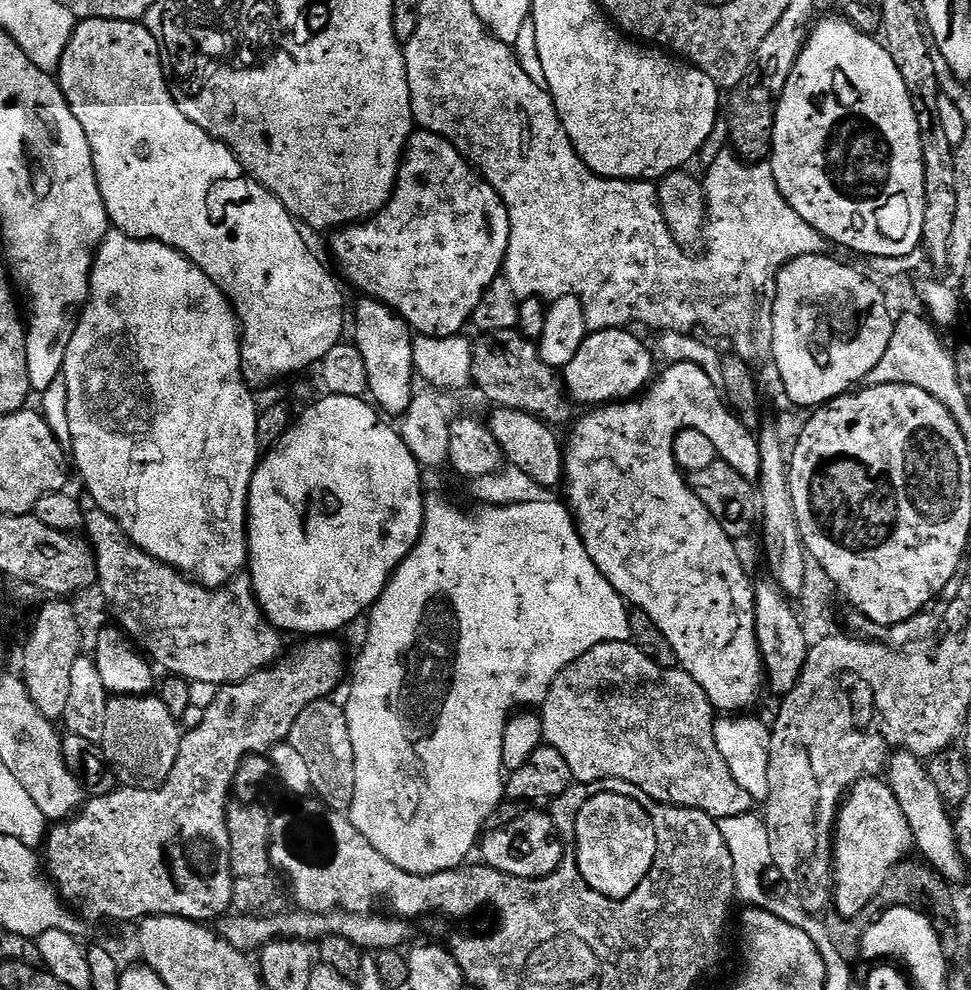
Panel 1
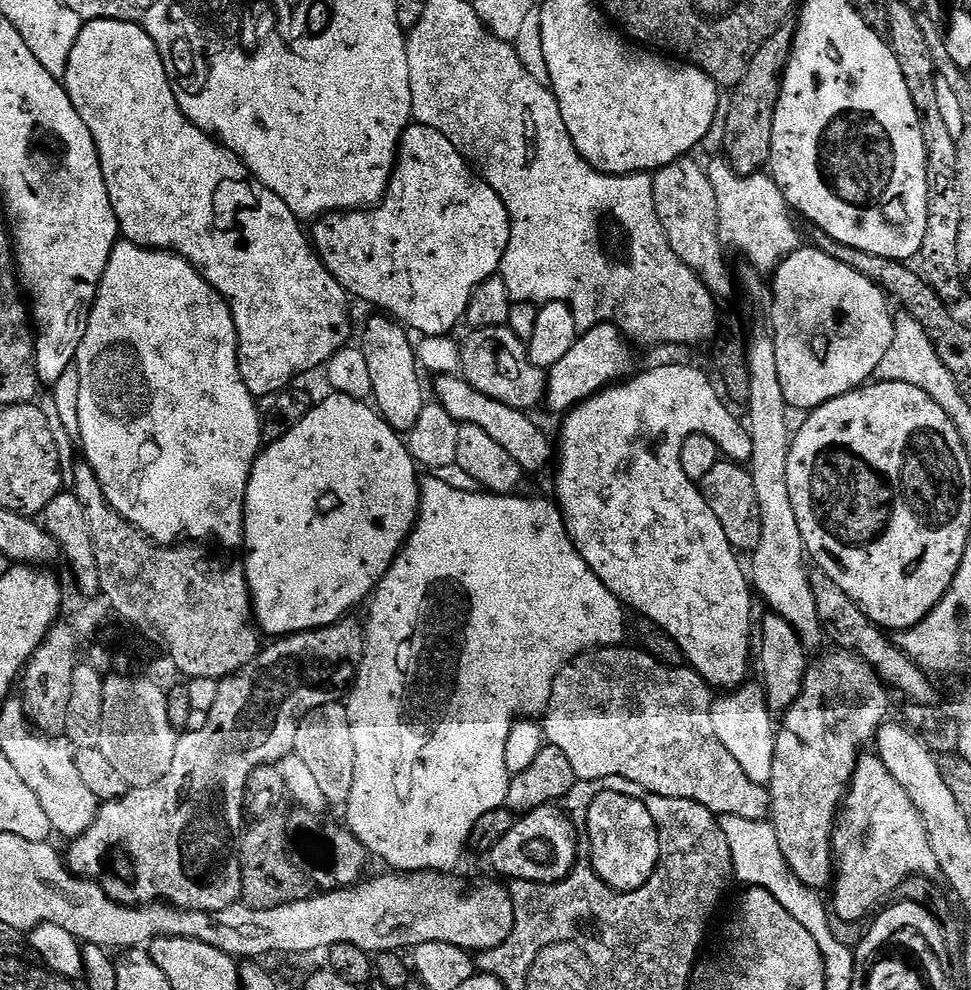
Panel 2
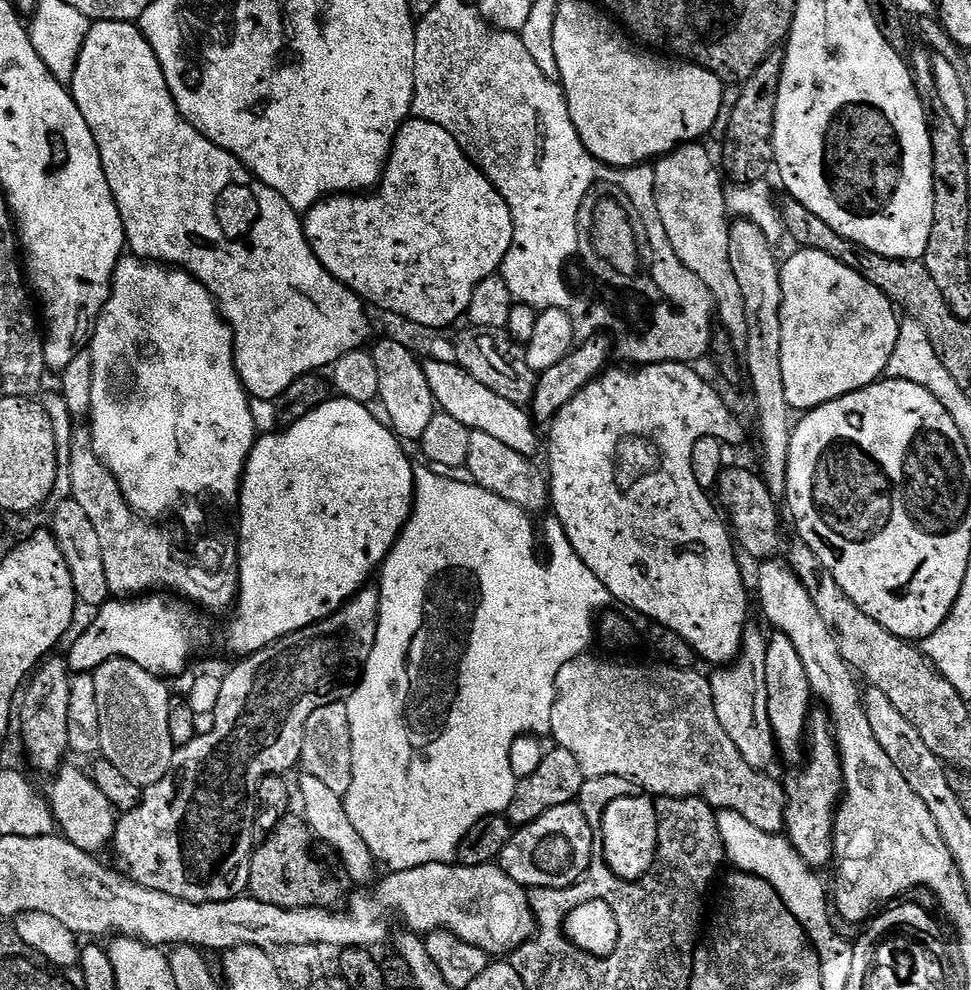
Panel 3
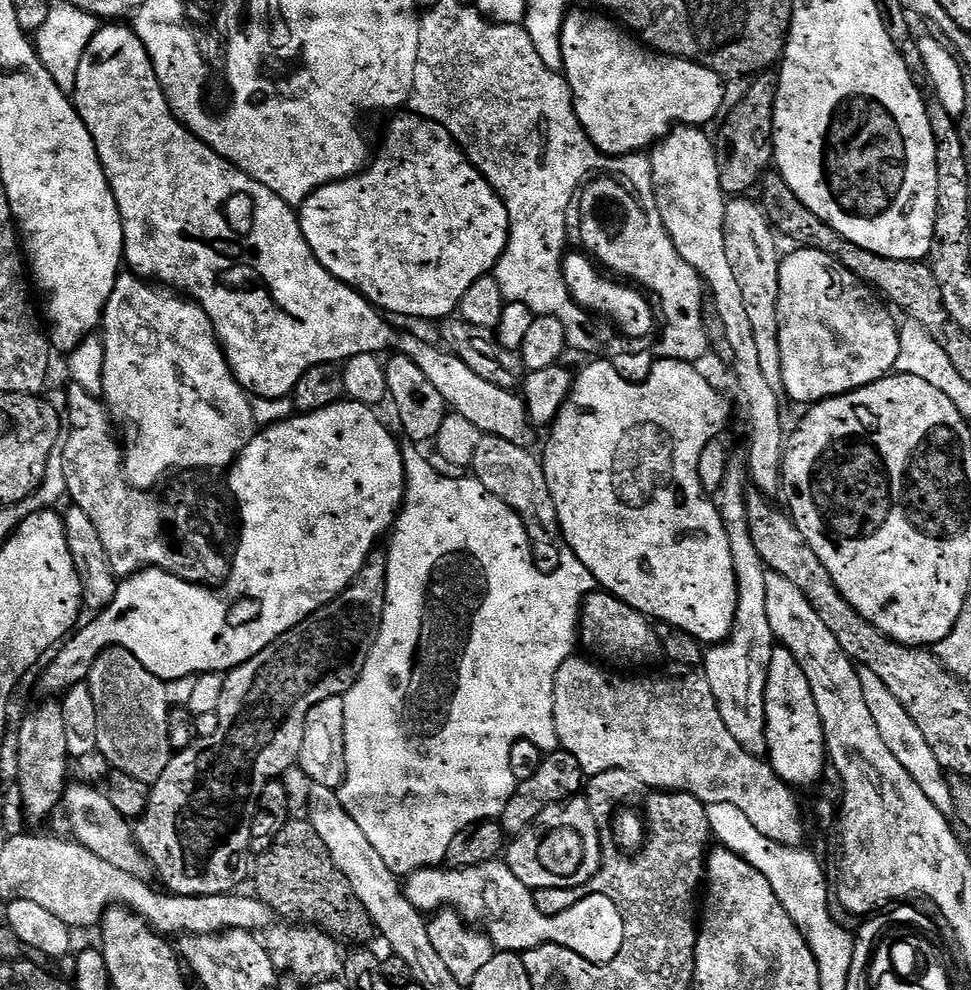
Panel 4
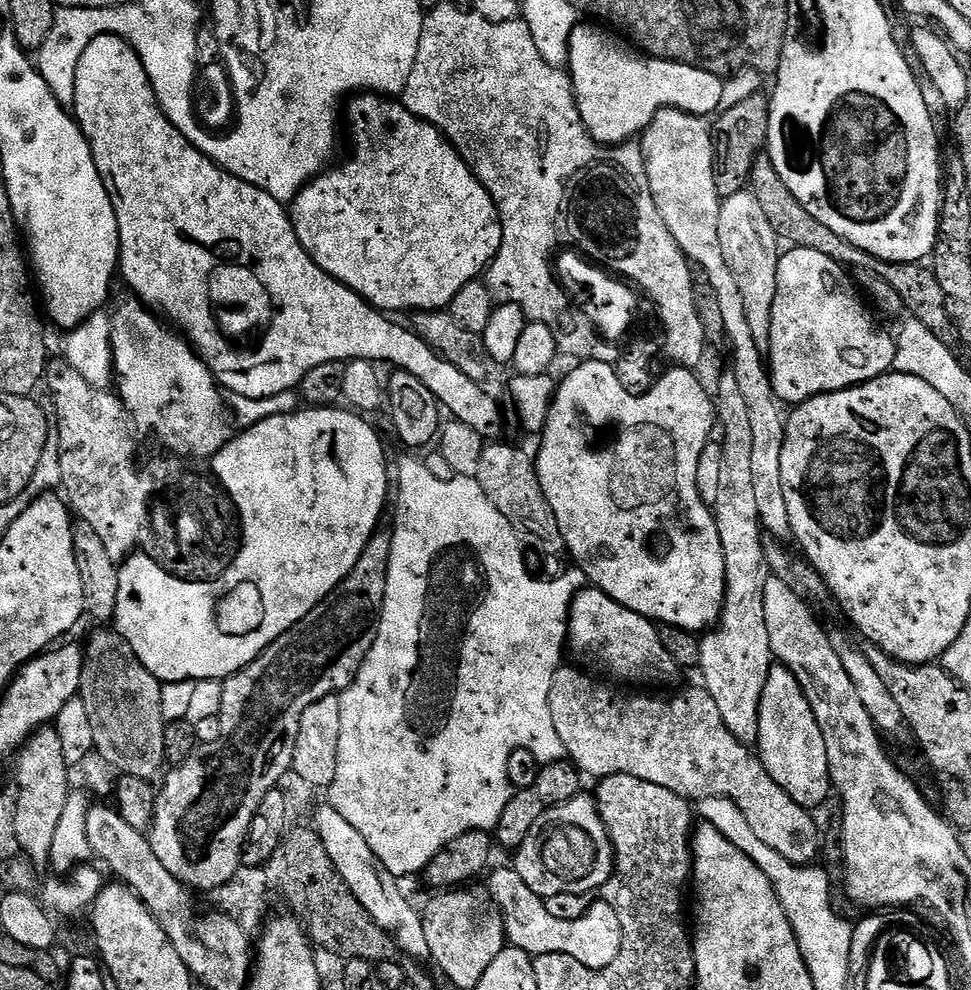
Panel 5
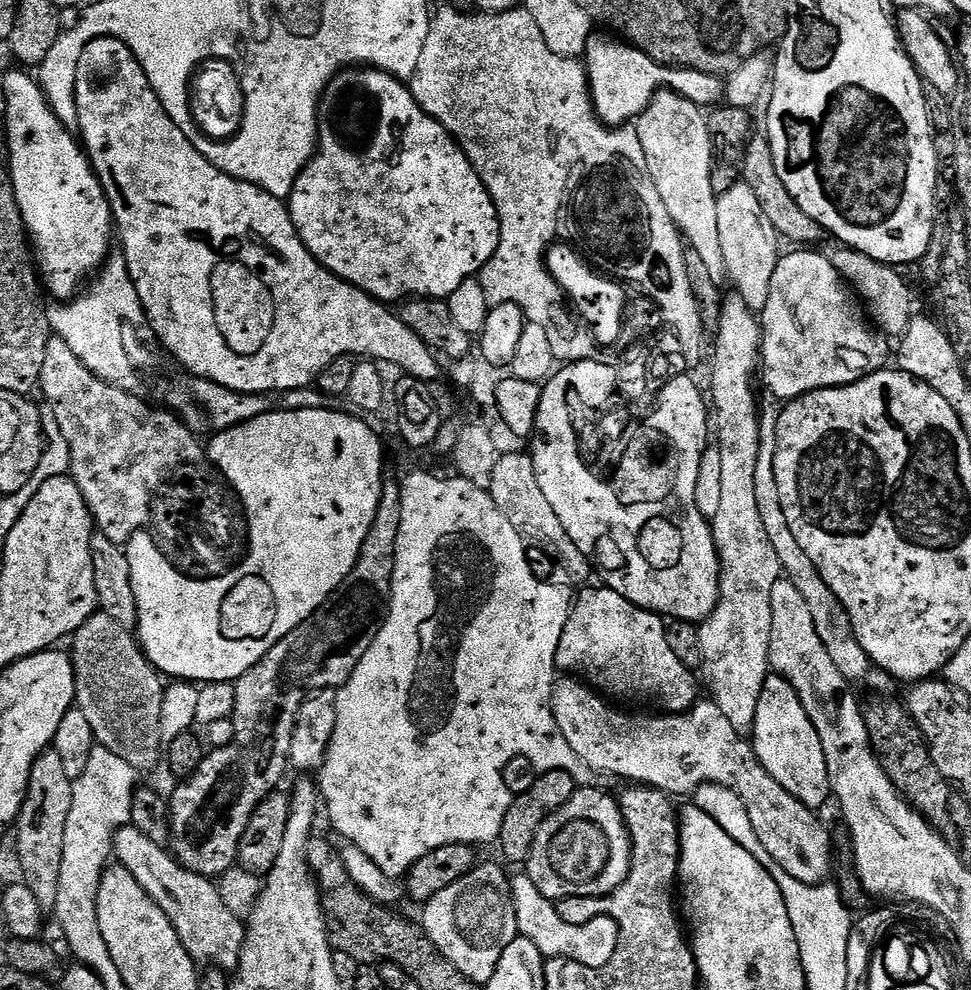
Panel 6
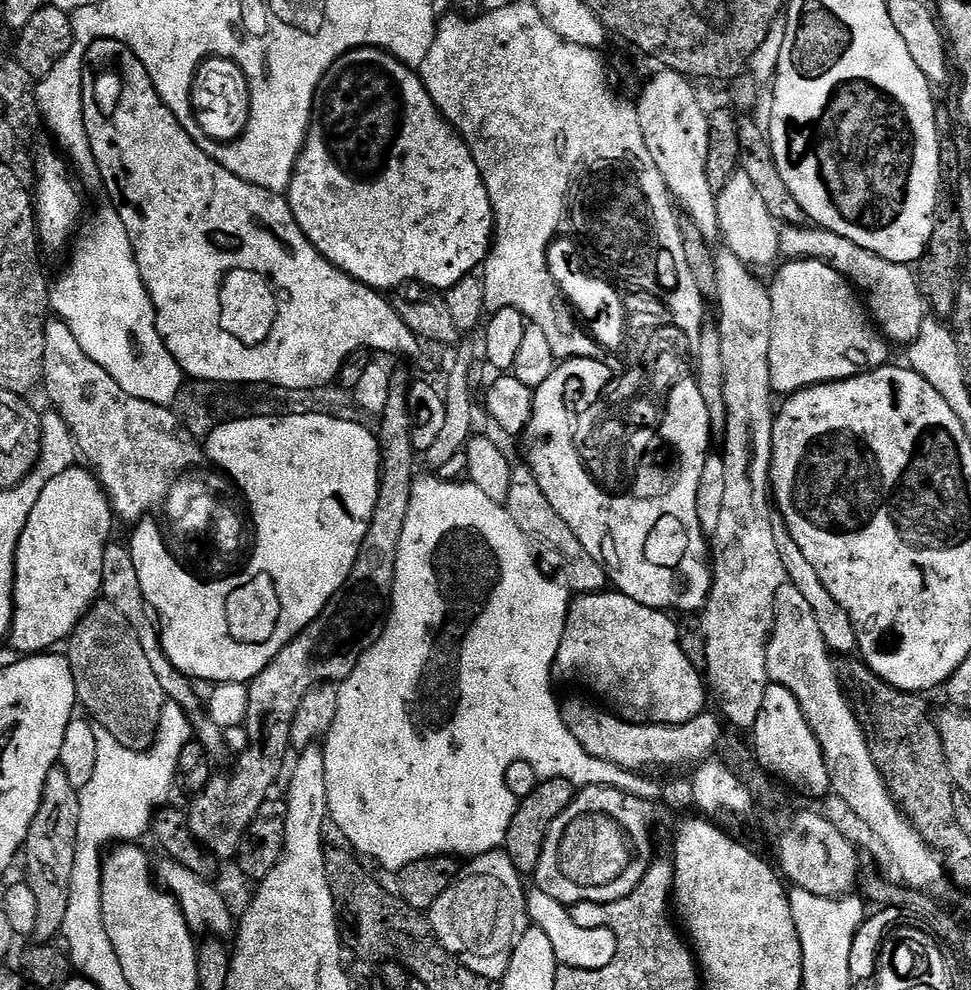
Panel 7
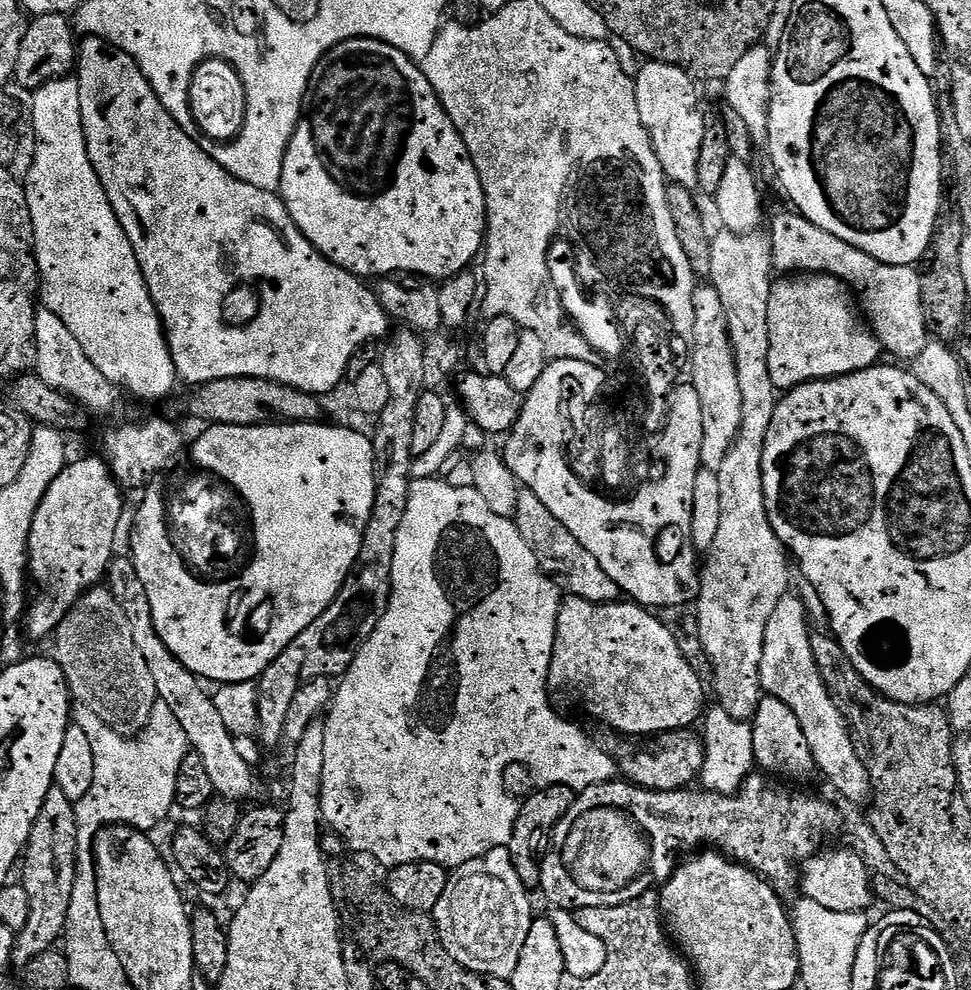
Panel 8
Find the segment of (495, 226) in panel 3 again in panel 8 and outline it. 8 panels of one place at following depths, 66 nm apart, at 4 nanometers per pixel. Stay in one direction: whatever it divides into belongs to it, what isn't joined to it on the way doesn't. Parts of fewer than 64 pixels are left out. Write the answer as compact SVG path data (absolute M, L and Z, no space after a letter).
M369 36L334 46L318 62L304 95L300 121L282 162L282 182L278 195L284 201L290 218L294 218L300 233L320 253L332 264L361 278L392 278L397 274L415 274L433 282L443 282L448 277L473 267L472 259L481 255L488 235L488 211L478 170L466 150L466 142L462 142L454 122L450 122L438 94L434 94L434 86L430 86L423 67L402 54L402 50Z

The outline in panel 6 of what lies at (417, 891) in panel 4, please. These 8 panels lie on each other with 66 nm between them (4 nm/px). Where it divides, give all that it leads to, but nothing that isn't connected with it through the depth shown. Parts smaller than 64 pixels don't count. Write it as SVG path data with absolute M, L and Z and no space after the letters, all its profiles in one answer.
M527 874L513 875L511 881L512 901L516 921L520 927L519 935L534 942L534 946L538 946L538 950L545 958L561 956L591 968L606 966L610 958L614 958L616 947L620 944L620 927L616 920L612 920L609 916L599 916L583 922L563 920L558 914L556 904L540 893L538 886L534 886L534 882Z

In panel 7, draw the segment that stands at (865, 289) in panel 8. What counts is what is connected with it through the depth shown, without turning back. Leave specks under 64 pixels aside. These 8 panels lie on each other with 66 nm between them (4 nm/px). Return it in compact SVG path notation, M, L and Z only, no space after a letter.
M790 224L780 228L780 256L788 260L820 260L823 264L828 264L834 270L838 270L838 274L847 278L862 297L877 329L893 345L896 343L907 346L914 338L918 338L918 330L926 318L926 301L920 295L916 285L916 273L909 265L890 262L886 258L858 246L858 242L850 242L850 238L842 238L842 234L834 234L825 228L805 226L804 224Z

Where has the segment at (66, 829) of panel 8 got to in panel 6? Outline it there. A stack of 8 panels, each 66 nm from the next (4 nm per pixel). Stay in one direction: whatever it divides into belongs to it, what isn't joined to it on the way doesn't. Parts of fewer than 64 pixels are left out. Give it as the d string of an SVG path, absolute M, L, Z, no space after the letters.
M54 750L40 755L30 770L28 792L20 807L20 818L14 825L17 852L25 874L24 884L38 898L38 906L55 909L58 902L58 878L62 874L62 846L66 834L66 821L72 809L72 779L62 767L62 757Z

